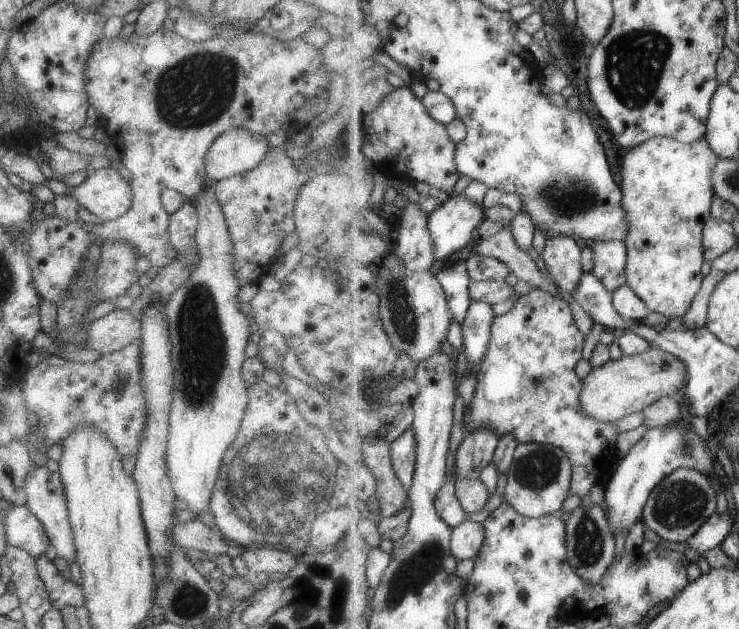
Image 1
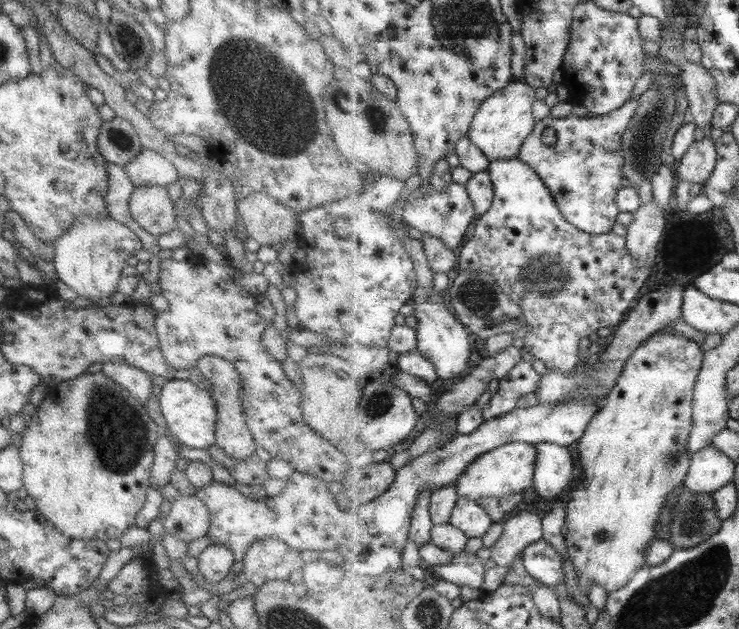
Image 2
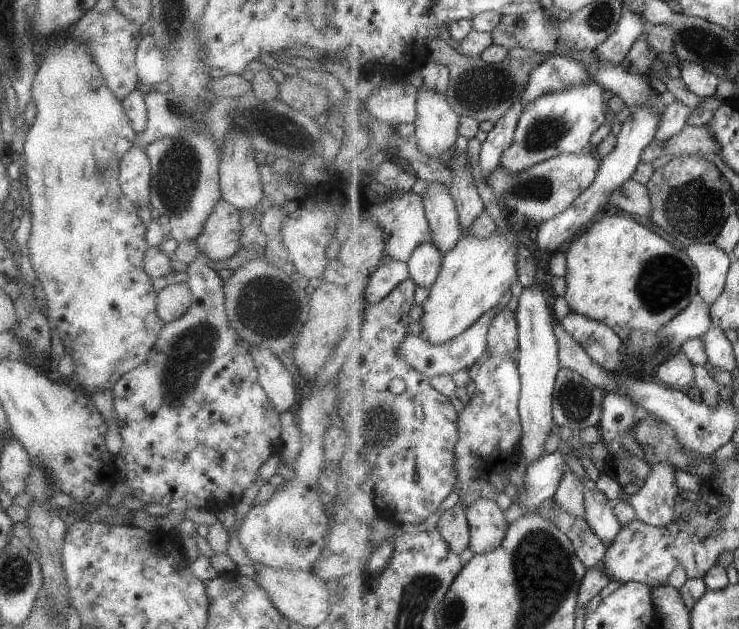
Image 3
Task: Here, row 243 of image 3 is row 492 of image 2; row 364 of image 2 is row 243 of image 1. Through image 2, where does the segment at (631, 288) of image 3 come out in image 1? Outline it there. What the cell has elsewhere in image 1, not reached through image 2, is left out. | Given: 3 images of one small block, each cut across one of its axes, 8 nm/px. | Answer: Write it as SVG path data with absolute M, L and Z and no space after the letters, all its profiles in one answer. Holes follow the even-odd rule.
M658 136L628 150L622 162L620 187L624 190L623 204L630 226L628 236L624 238L629 251L626 268L628 284L653 312L669 319L687 314L704 281L701 274L701 268L707 261L704 257L704 228L712 217L716 198L712 174L720 160L706 136L692 143Z

